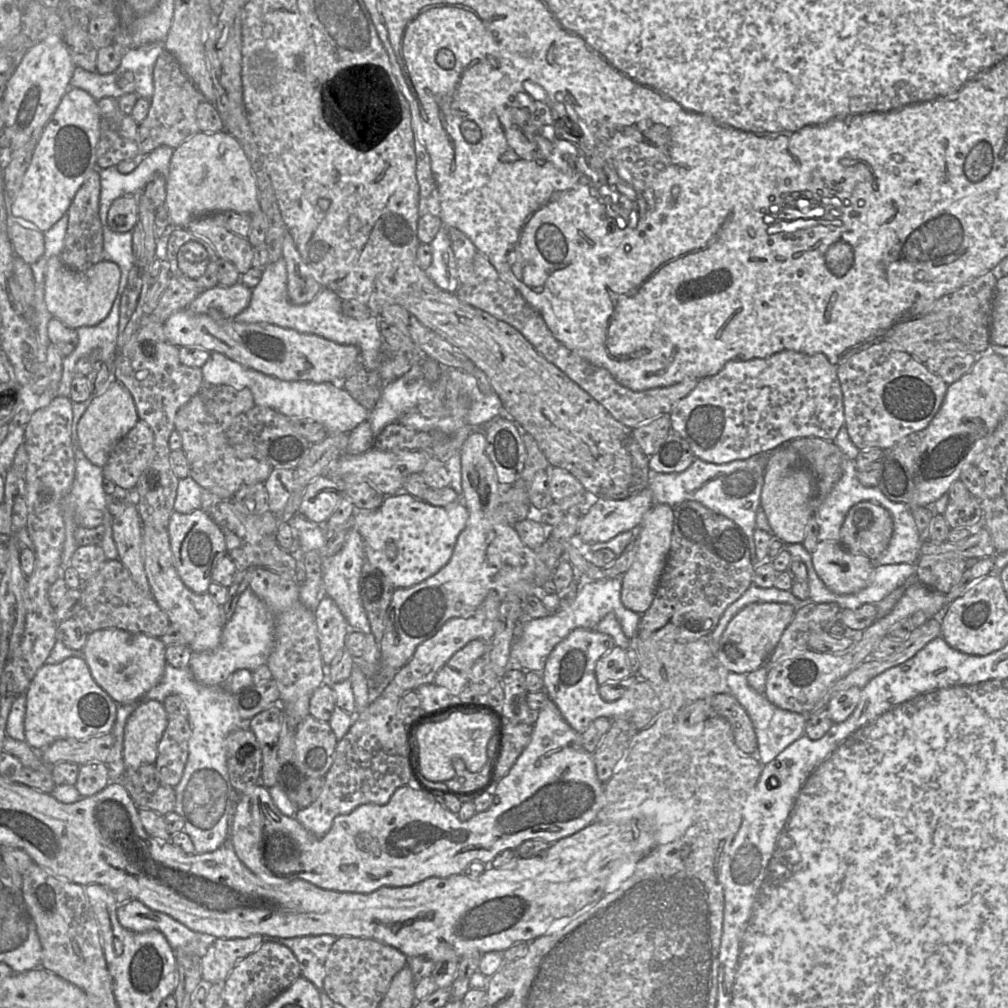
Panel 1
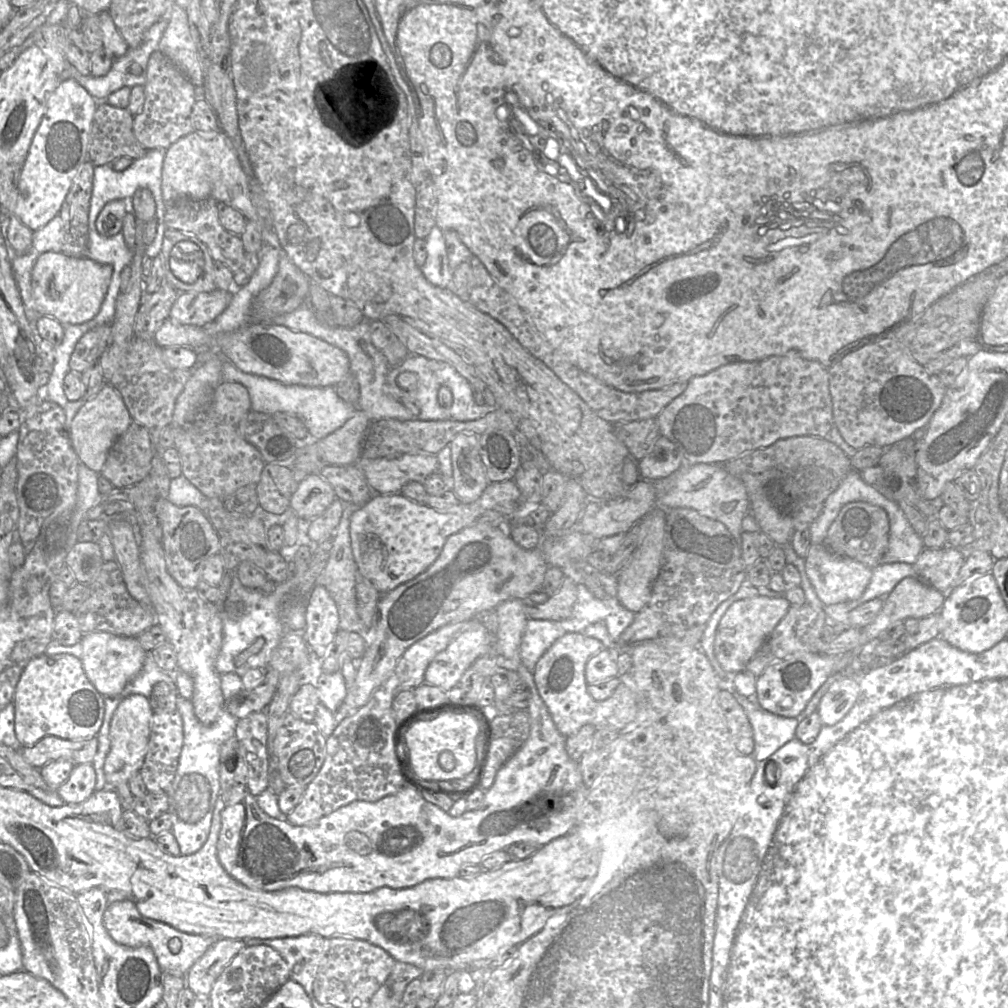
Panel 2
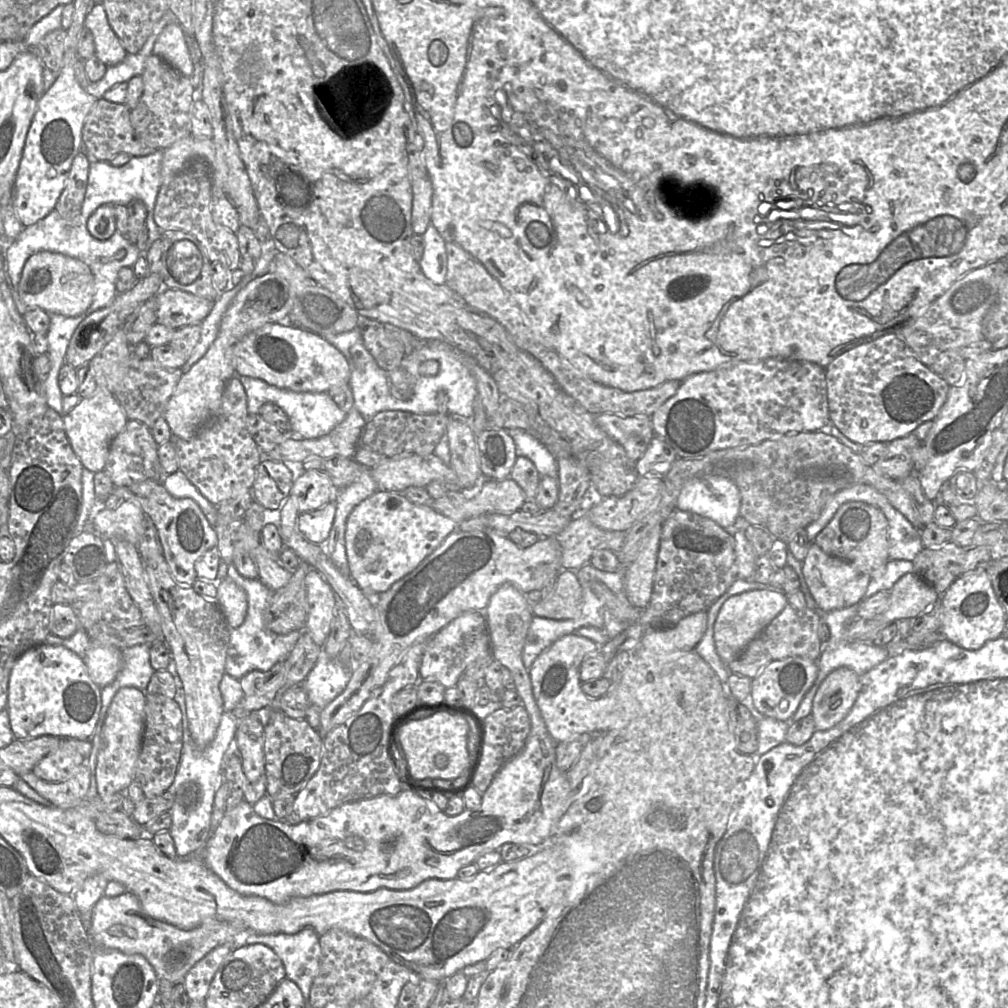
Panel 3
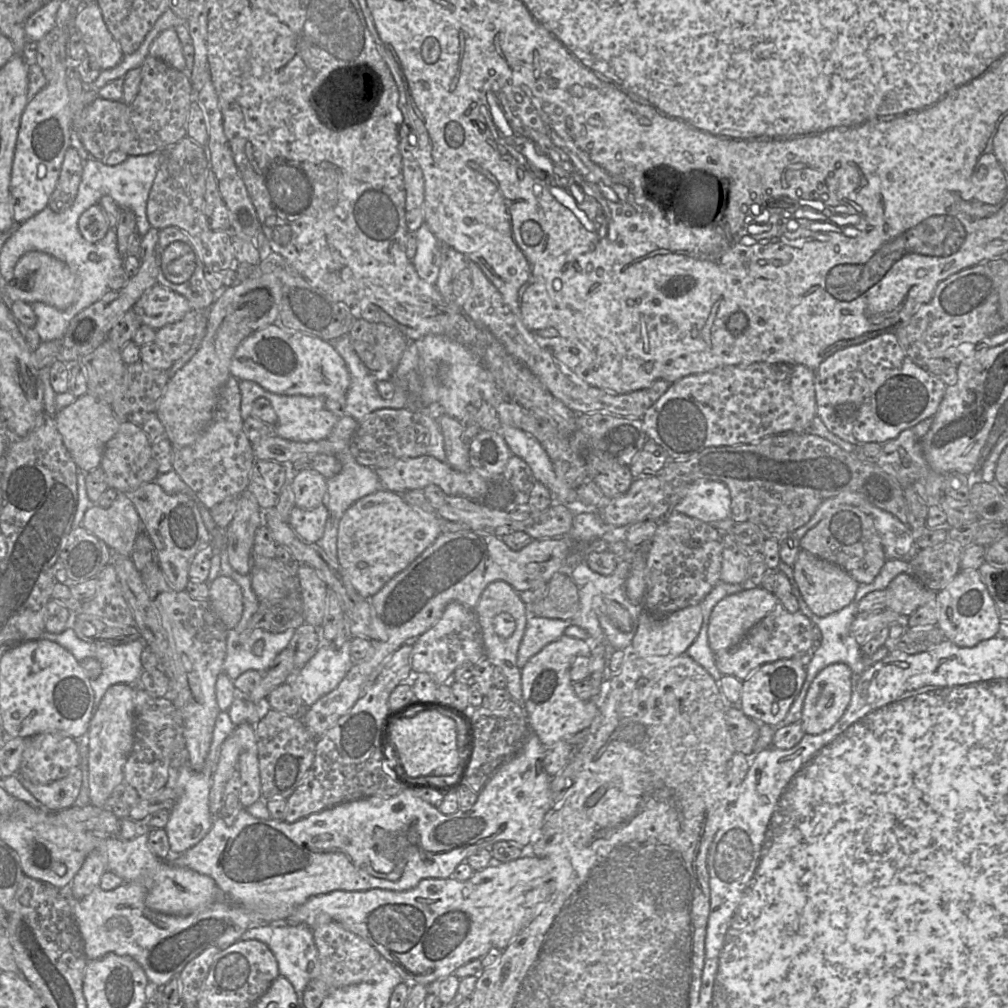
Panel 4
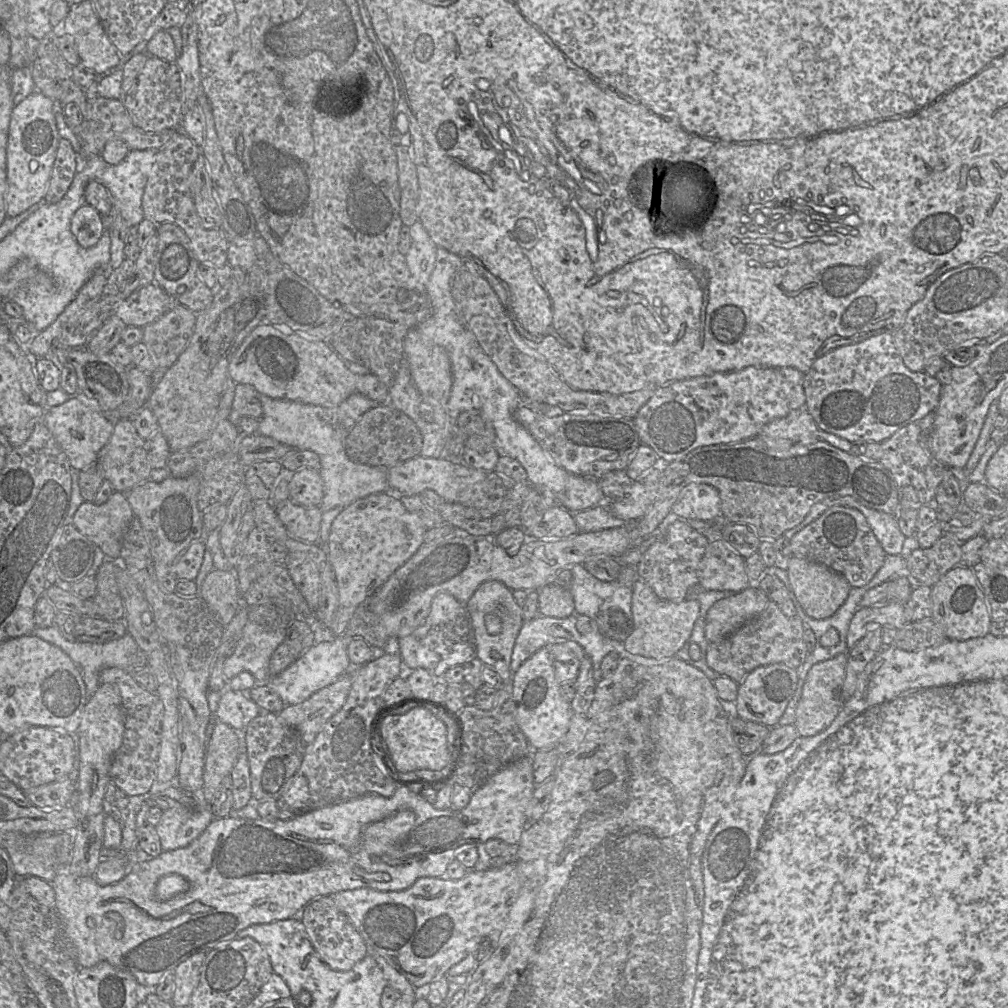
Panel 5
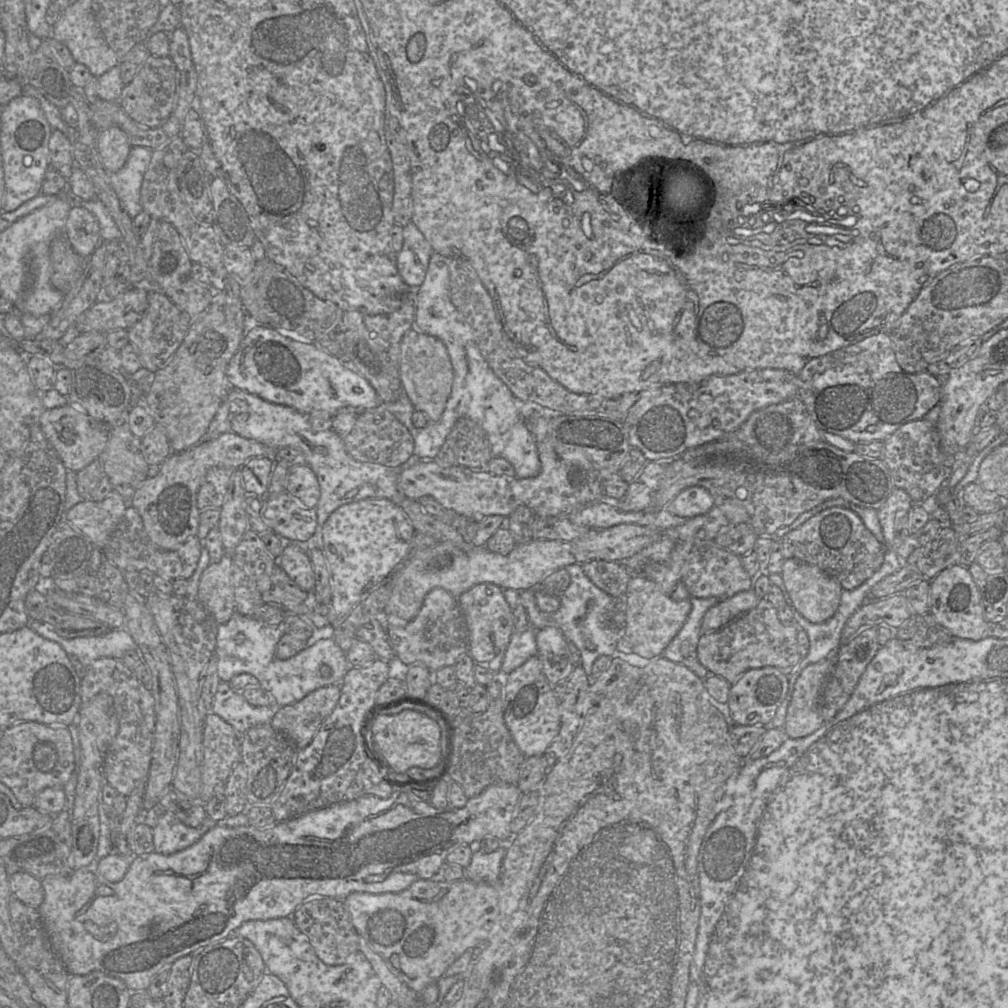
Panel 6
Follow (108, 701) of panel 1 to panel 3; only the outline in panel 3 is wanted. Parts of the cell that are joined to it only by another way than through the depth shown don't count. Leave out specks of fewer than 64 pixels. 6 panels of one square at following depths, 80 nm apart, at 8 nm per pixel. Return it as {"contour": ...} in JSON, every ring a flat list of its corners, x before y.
{"contour":[[41,643,25,651,15,662,9,677,6,710,11,731,16,740,40,736,91,739,100,717,100,689,90,679,82,658,59,645]]}

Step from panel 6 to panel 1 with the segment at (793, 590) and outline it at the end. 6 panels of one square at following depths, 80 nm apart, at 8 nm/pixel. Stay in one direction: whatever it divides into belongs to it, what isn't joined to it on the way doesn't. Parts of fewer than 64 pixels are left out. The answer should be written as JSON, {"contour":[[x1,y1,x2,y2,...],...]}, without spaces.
{"contour":[[824,541,812,552,812,564,828,589,847,595,857,593,869,584,876,561,849,552,839,541]]}

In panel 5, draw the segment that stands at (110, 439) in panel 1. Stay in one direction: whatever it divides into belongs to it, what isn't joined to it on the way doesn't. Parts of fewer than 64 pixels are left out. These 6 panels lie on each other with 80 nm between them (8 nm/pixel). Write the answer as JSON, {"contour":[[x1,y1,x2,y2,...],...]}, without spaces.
{"contour":[[71,397,62,405,48,408,44,422,67,455,71,467,79,471,97,464,99,452,111,438,115,426,103,413,92,409,76,397]]}

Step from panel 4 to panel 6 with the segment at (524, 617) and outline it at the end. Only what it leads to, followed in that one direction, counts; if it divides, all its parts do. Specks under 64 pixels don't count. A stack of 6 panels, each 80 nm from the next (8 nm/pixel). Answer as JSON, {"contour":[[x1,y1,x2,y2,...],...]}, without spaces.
{"contour":[[481,583,462,593,457,600,467,630,467,653,475,664,498,674,514,632,513,610,504,597,503,589,492,583]]}

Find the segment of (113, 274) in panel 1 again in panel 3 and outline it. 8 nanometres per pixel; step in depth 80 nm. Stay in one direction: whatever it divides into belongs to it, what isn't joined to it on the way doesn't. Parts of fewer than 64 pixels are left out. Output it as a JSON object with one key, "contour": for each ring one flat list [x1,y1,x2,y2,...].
{"contour":[[40,251,27,259,15,298,25,309,75,317,87,313,93,299,93,285,94,276,84,262,64,254]]}

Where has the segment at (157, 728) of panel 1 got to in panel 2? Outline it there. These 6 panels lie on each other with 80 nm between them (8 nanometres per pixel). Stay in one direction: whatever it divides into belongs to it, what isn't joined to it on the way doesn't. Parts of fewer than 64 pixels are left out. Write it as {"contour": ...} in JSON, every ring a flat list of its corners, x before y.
{"contour":[[130,695,118,705,110,723,110,749,104,762,107,787,115,789,139,773,148,750,153,714,148,698,143,695]]}

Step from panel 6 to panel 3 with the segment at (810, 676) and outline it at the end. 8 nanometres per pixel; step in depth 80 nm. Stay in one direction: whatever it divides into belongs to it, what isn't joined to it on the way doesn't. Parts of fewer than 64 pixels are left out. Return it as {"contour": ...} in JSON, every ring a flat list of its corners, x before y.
{"contour":[[840,667,827,675,812,703,811,716,816,731,826,731,838,724,850,711,859,690,859,675]]}

